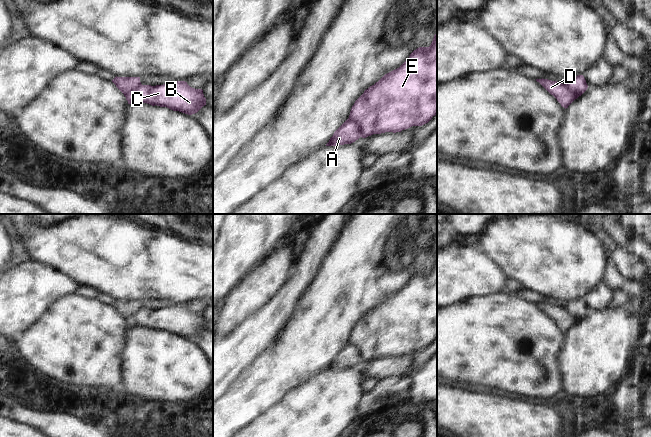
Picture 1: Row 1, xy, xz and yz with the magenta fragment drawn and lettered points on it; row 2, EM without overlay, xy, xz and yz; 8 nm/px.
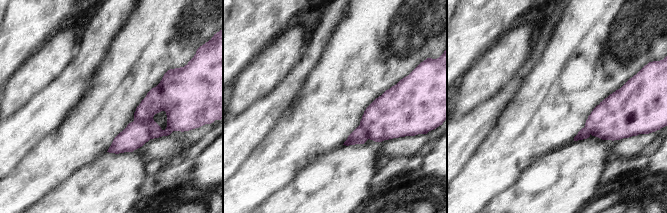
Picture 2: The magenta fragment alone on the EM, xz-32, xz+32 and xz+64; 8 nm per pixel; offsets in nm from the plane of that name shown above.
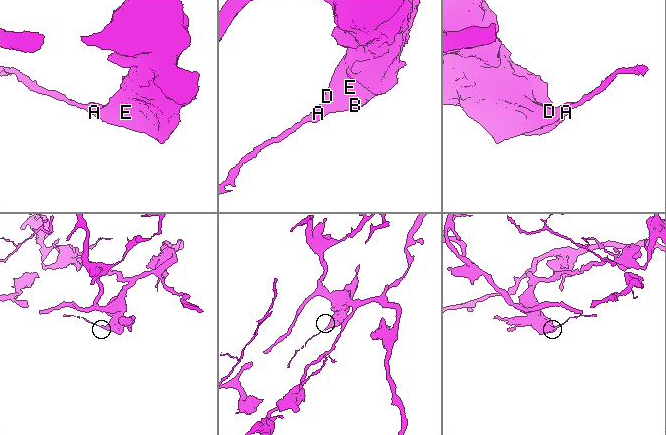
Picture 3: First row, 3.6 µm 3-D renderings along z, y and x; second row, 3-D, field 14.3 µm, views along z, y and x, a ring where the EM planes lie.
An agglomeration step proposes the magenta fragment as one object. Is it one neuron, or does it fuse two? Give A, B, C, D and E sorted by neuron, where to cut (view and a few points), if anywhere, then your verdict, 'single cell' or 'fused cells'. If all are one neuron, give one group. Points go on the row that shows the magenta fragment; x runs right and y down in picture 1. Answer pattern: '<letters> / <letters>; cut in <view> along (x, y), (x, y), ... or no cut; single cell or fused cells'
A / B C D E; cut in xz along (348, 118), (358, 125), (361, 136); fused cells

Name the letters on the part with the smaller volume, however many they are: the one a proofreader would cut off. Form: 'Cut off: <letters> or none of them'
Cut off: A

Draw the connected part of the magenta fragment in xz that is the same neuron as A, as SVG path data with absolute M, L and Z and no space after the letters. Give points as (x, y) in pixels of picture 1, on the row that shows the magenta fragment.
M347 119L333 134L326 146L339 146L351 144L361 137L359 125Z

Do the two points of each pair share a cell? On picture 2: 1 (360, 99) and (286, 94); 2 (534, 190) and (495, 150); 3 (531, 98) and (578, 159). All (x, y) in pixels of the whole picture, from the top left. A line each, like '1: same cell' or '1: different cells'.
1: different cells
2: different cells
3: different cells

